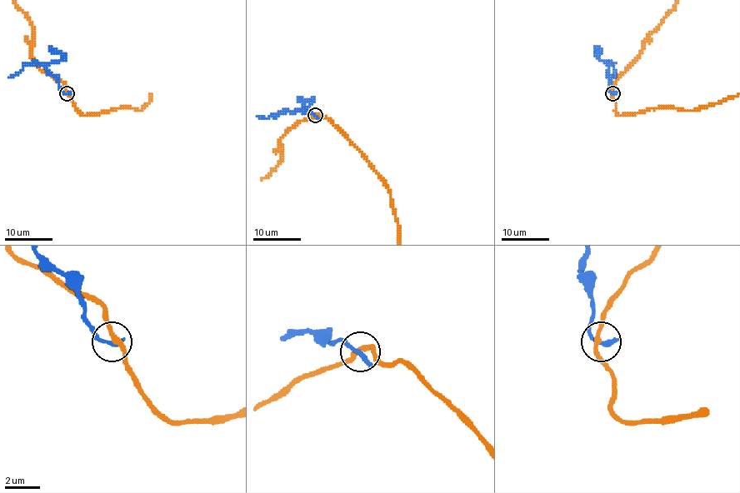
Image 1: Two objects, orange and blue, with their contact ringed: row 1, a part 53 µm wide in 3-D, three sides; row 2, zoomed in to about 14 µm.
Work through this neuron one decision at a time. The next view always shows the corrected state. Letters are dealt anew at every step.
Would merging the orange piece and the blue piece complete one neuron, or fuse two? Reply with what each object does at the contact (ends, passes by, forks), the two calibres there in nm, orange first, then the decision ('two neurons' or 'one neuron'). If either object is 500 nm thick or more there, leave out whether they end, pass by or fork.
orange passes by; blue ends; calibres 240 and 320 nm; two neurons

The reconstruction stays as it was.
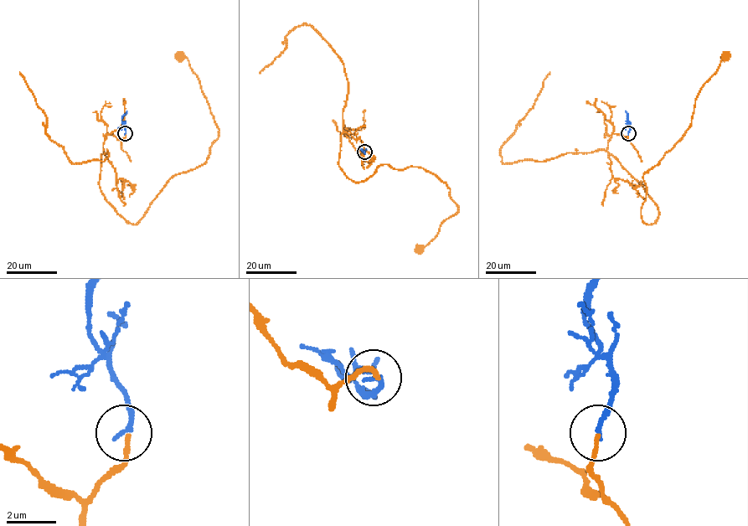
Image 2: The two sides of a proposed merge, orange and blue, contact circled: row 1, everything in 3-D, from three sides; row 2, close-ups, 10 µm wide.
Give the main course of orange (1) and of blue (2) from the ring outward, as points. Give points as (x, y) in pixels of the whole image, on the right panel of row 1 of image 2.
1: (628, 134), (612, 133), (606, 150), (657, 206), (650, 224), (641, 217), (642, 174), (682, 137), (724, 55)
2: (628, 133), (626, 111)

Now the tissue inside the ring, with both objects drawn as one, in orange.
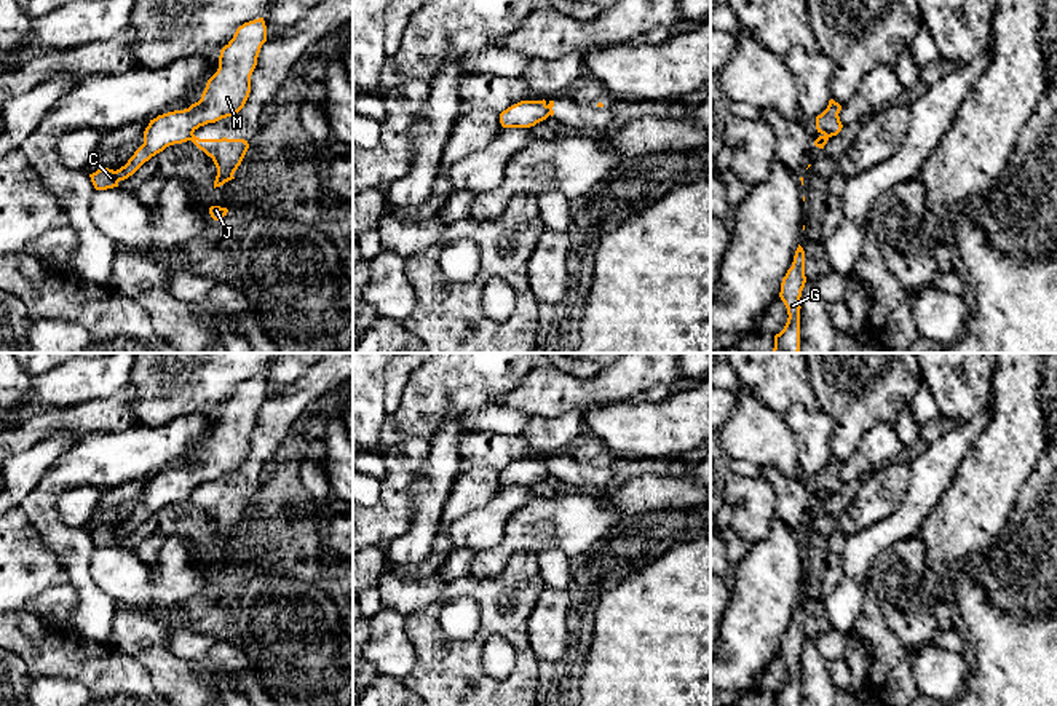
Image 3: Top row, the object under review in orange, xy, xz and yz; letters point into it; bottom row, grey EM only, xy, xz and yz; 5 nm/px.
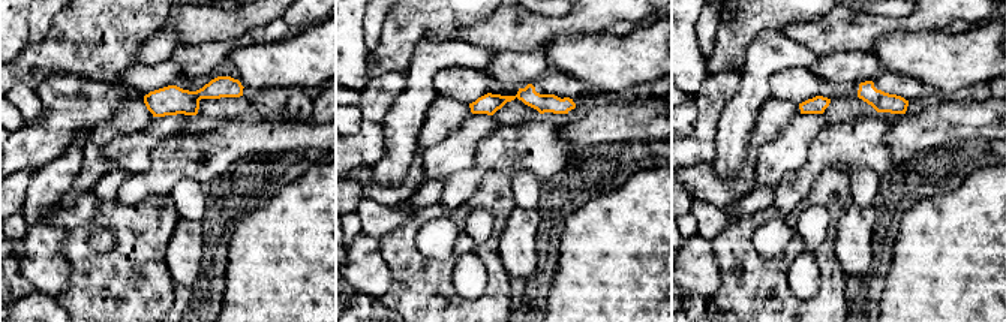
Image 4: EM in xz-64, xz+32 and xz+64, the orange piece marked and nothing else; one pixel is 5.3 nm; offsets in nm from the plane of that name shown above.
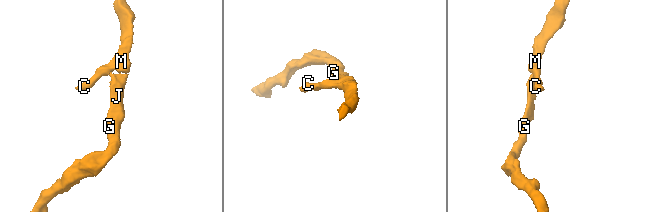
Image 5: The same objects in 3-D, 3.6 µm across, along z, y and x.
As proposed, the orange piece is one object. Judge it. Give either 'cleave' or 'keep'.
cleave

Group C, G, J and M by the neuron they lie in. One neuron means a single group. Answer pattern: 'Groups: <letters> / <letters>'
Groups: C M / G J

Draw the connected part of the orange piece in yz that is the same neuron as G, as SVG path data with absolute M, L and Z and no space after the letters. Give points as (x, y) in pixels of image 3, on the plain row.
M798 602L792 625L781 641L779 655L787 666L789 676L784 687L774 693L774 706L800 706L800 655L805 641L805 609Z

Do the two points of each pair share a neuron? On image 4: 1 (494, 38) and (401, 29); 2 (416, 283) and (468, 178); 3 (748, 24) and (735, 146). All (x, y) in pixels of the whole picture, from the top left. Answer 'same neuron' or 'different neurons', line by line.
1: different neurons
2: different neurons
3: different neurons

